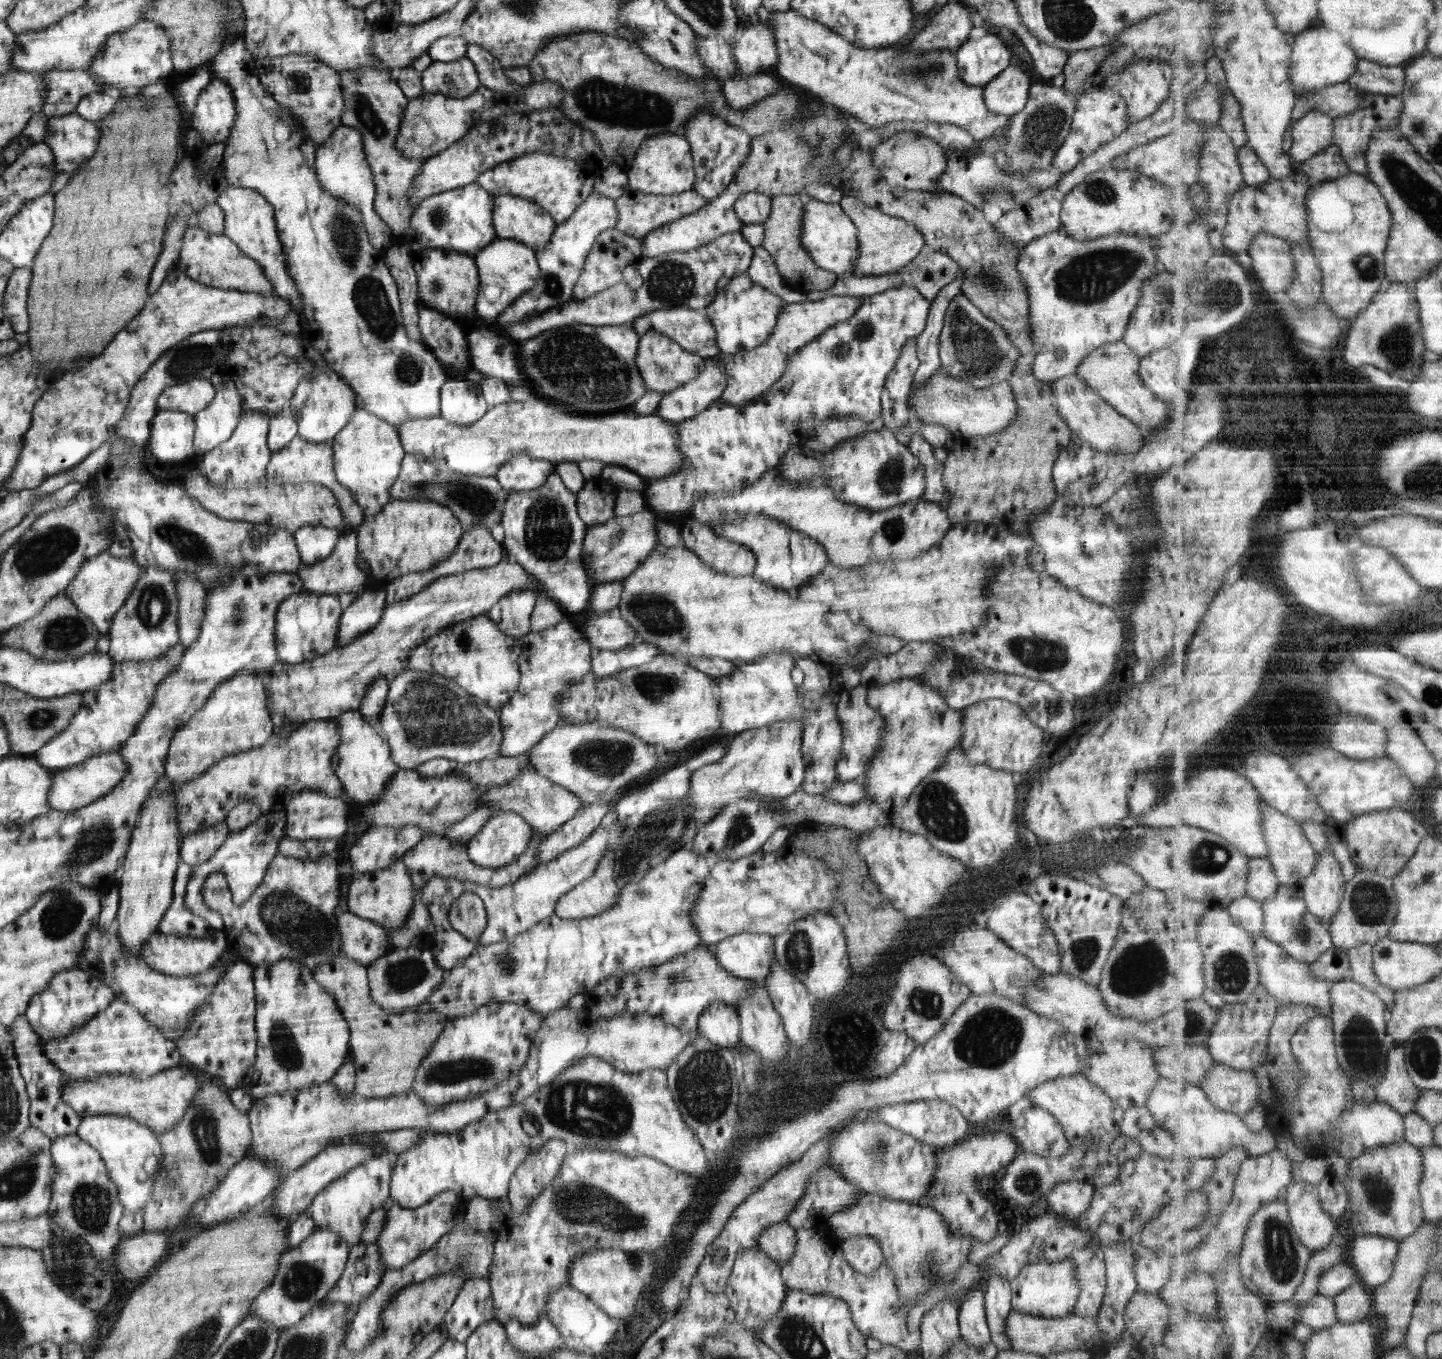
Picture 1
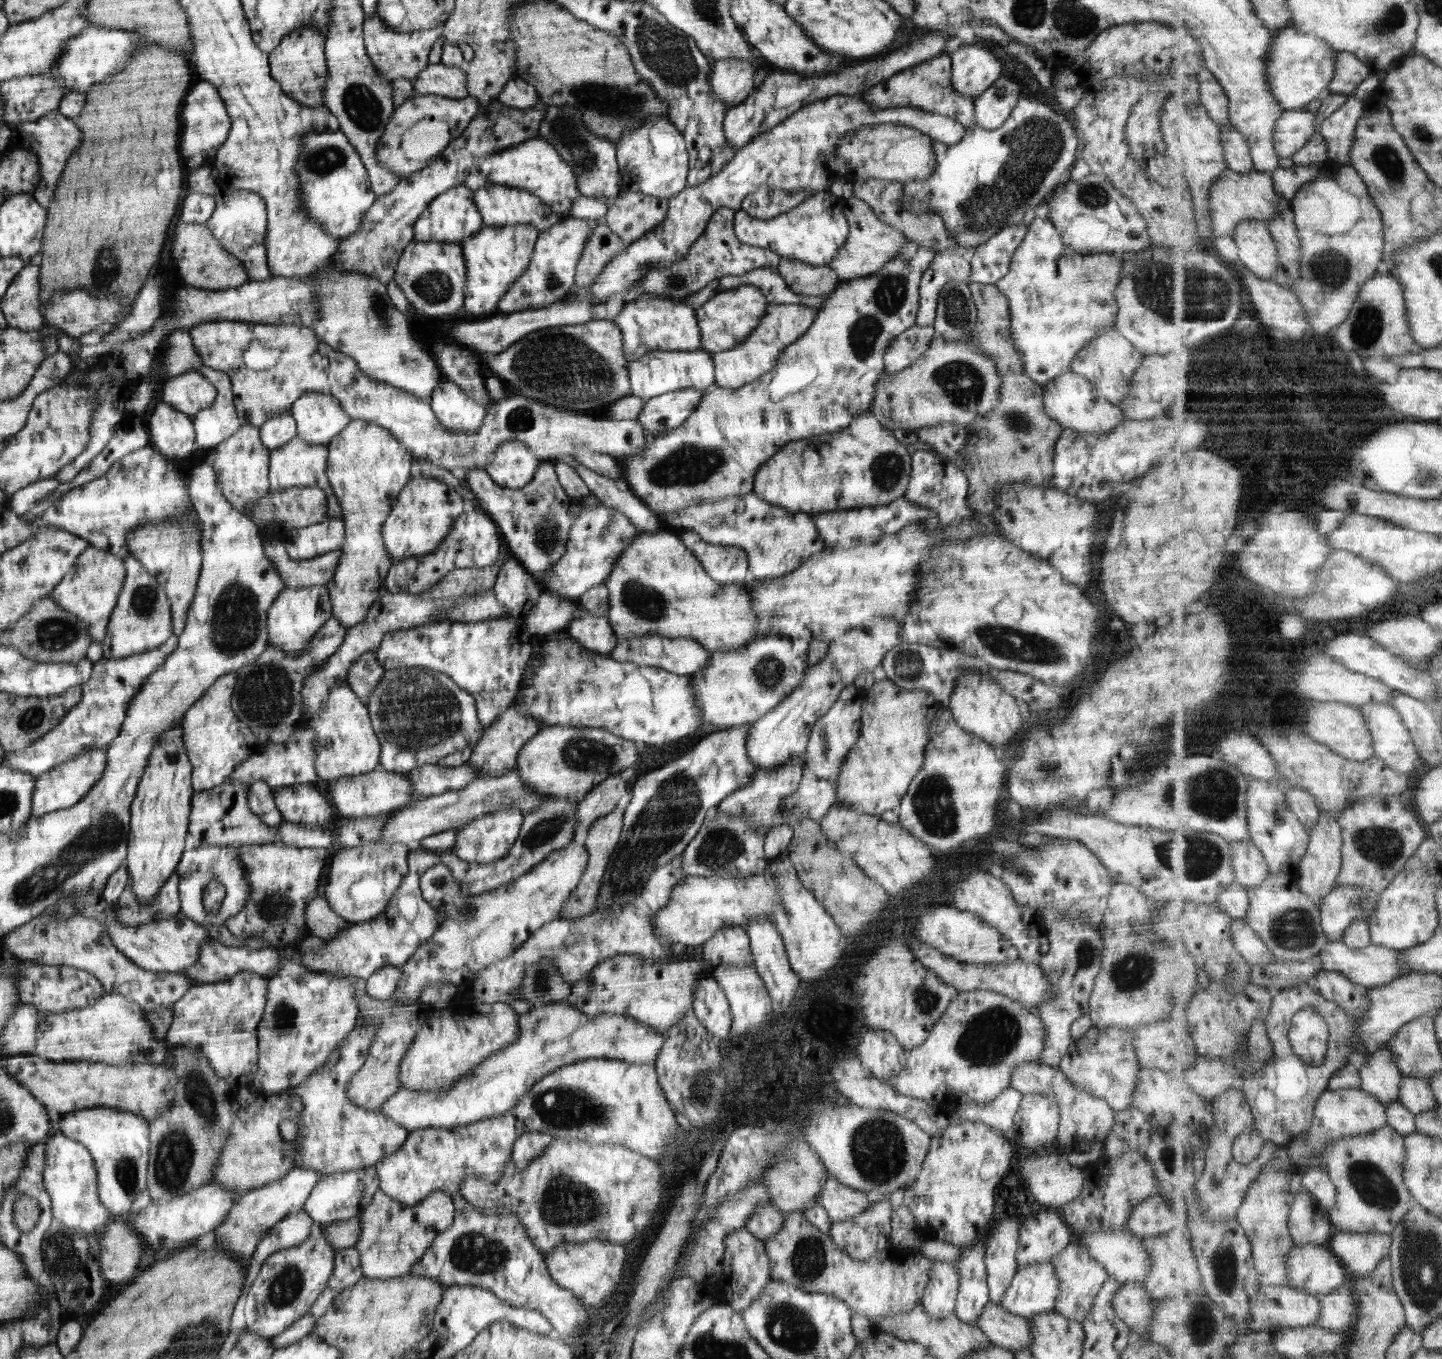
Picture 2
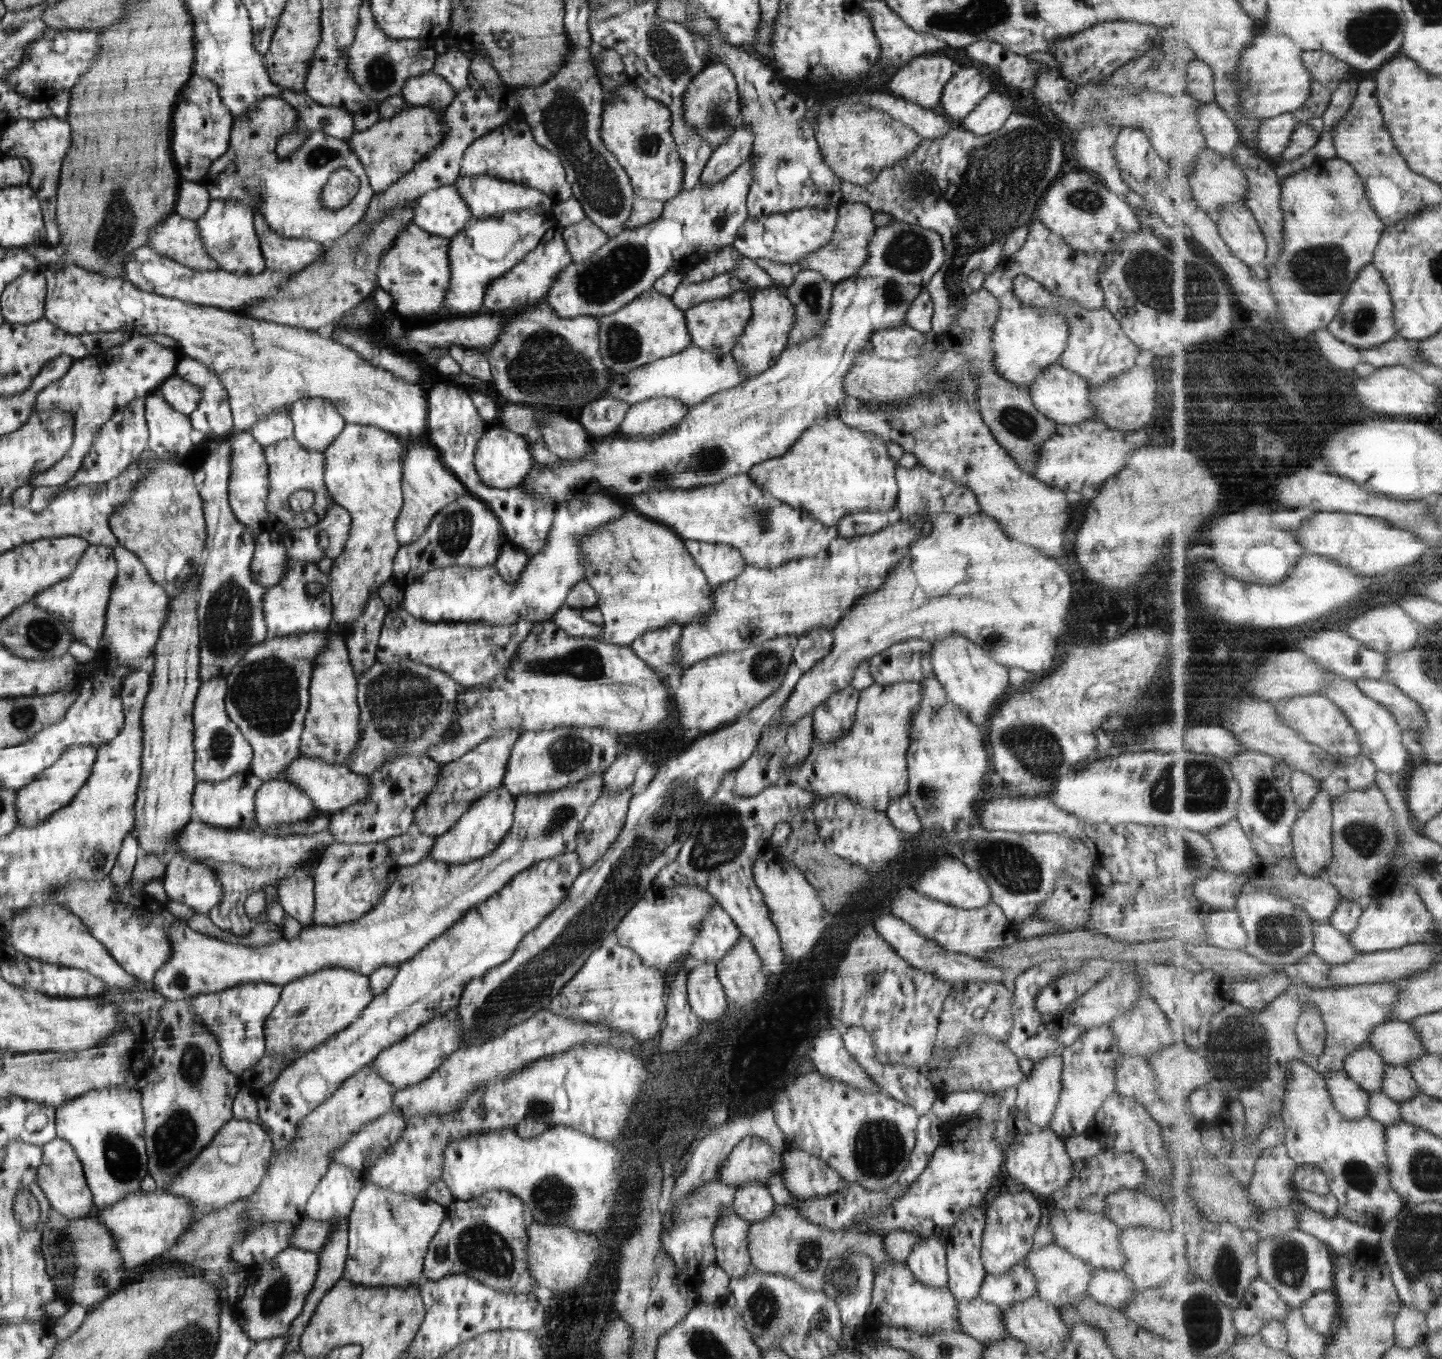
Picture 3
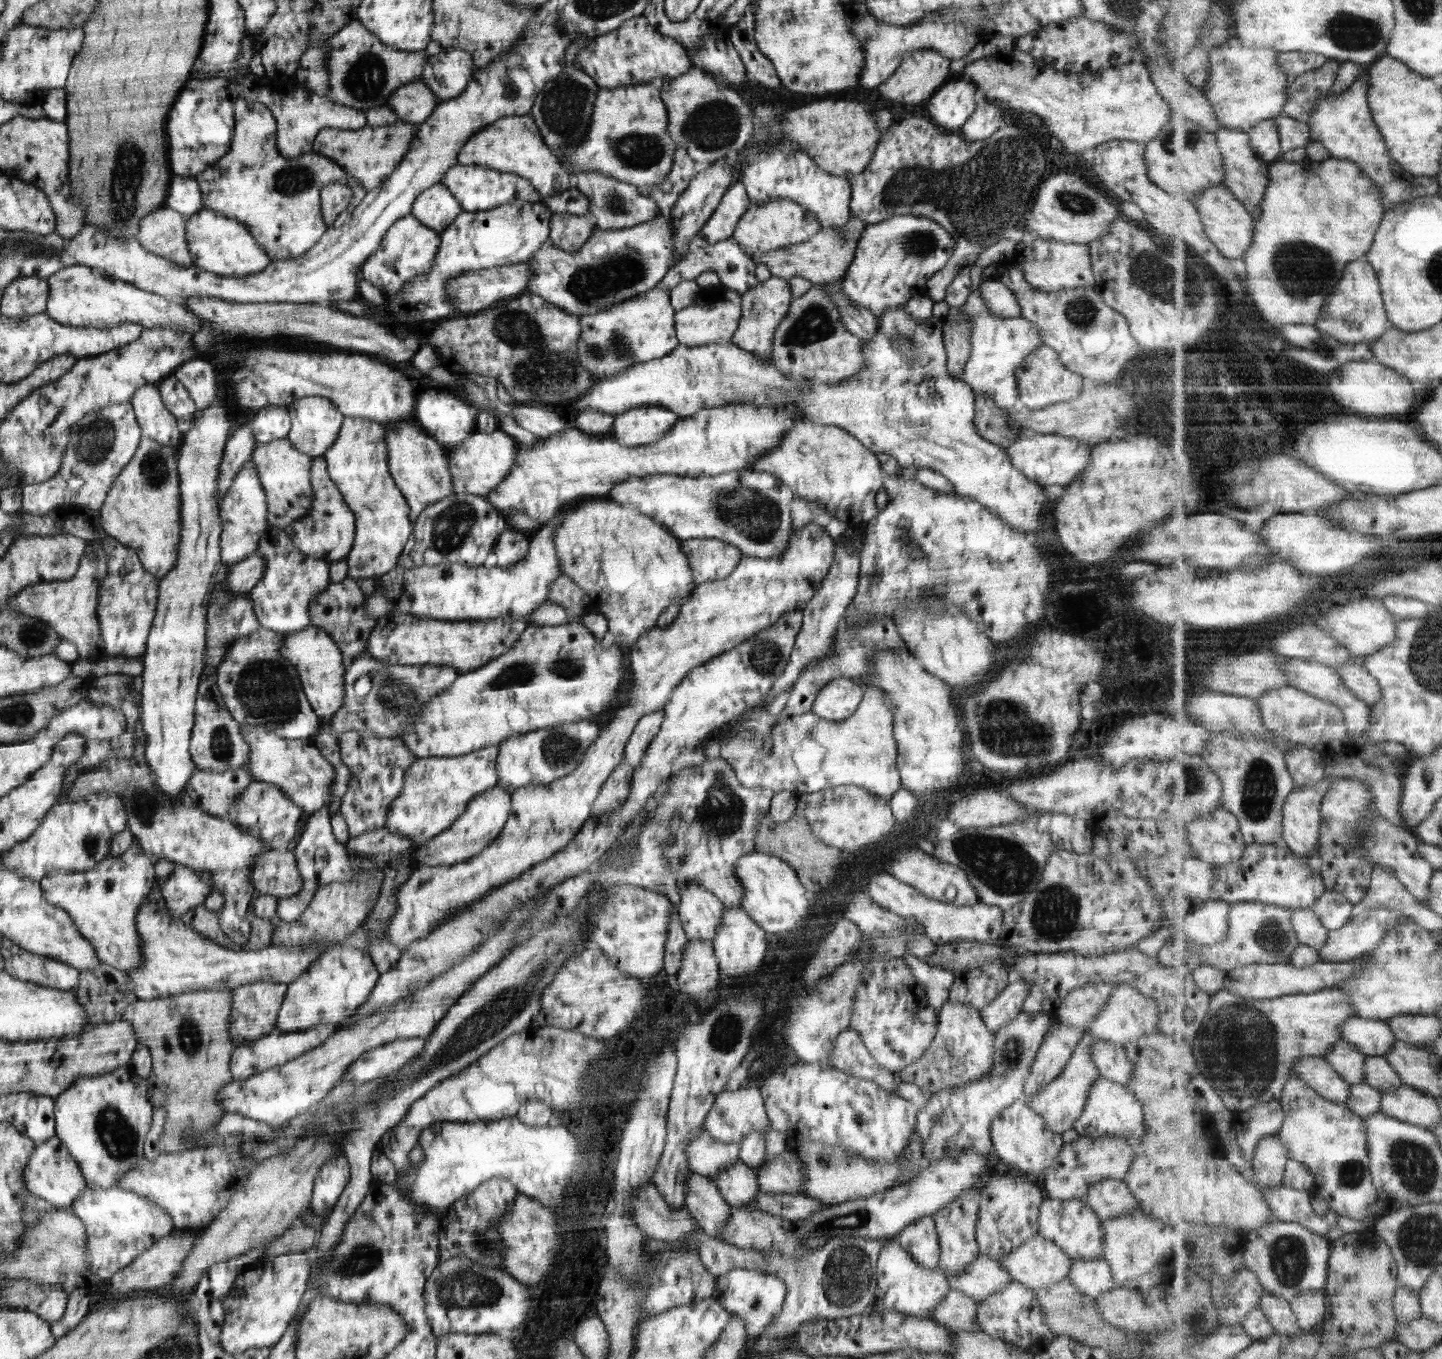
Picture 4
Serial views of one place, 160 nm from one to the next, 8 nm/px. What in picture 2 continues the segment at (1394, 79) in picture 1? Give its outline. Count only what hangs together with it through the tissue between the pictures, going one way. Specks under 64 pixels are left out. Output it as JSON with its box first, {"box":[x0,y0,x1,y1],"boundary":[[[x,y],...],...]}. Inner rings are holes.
{"box":[1331,51,1371,94],"boundary":[[[1339,51],[1337,55],[1337,72],[1331,82],[1331,92],[1352,94],[1371,76],[1371,67],[1355,53]]]}

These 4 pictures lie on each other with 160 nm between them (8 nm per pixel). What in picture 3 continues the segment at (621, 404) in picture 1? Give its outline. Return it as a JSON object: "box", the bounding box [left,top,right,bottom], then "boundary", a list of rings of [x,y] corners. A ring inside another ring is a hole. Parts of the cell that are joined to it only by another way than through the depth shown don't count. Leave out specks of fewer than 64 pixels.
{"box":[475,299,610,406],"boundary":[[[543,299],[521,312],[503,316],[498,339],[490,346],[475,348],[487,360],[497,393],[508,403],[551,406],[581,406],[604,397],[610,379],[597,352],[598,317],[559,318]]]}

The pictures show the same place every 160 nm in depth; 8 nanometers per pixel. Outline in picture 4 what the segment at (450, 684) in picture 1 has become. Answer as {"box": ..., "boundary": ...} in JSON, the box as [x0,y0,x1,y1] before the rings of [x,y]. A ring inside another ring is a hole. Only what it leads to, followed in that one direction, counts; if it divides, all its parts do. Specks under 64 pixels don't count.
{"box":[307,651,458,797],"boundary":[[[364,651],[358,654],[345,667],[343,675],[344,697],[342,707],[334,712],[330,719],[330,731],[319,731],[311,735],[307,742],[319,749],[334,768],[334,782],[332,783],[331,797],[340,797],[347,788],[351,778],[350,768],[341,760],[338,736],[348,730],[356,730],[362,734],[373,734],[377,738],[395,738],[400,730],[408,728],[420,714],[423,704],[443,692],[455,680],[458,671],[450,666],[409,666],[390,665],[375,660]],[[359,676],[367,676],[371,689],[364,696],[357,696],[353,692],[353,682]]]}

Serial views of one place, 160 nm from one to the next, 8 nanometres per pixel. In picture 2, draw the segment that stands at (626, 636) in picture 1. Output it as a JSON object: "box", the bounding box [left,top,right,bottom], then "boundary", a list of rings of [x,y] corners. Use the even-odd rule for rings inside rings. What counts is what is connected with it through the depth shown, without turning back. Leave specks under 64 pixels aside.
{"box":[564,613,617,655],"boundary":[[[585,613],[577,619],[571,619],[564,630],[581,647],[595,653],[607,655],[616,646],[617,638],[606,616],[593,617]]]}

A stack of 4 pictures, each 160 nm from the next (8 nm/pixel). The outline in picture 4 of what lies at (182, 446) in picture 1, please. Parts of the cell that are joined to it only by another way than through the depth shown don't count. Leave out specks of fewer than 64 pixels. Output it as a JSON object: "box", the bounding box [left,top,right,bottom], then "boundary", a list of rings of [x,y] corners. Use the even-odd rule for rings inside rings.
{"box":[129,384,179,446],"boundary":[[[157,384],[140,387],[129,400],[134,409],[134,416],[141,426],[141,435],[159,444],[179,446],[179,430],[175,418],[163,405]]]}

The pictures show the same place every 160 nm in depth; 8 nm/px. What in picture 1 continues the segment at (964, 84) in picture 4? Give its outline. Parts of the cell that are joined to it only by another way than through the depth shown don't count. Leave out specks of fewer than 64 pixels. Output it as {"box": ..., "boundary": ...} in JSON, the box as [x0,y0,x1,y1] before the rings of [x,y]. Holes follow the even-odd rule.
{"box":[953,31,1009,87],"boundary":[[[989,31],[977,39],[966,39],[953,53],[958,77],[969,86],[982,87],[1009,65],[1009,50]]]}

